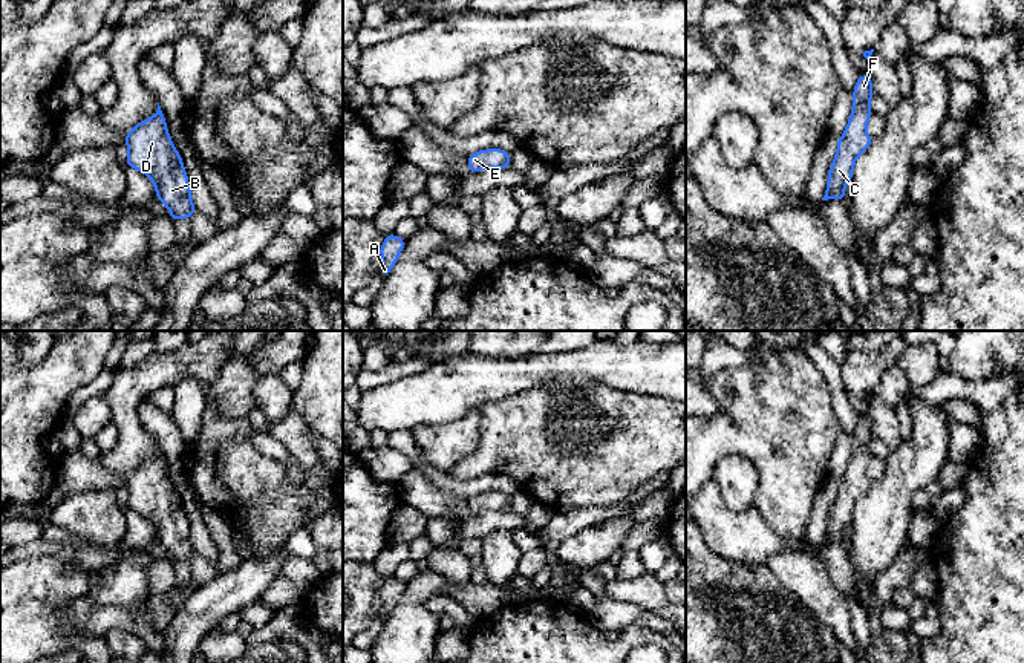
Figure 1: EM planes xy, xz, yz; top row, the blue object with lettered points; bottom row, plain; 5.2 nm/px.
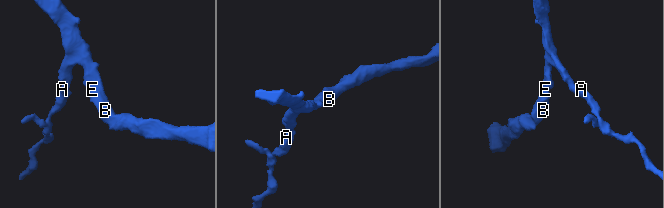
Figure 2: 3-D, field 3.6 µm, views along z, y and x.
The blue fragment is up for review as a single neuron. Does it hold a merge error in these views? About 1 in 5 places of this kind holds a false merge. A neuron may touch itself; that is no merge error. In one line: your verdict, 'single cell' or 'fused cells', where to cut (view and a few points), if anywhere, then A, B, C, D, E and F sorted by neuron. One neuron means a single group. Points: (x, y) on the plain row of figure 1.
single cell; cut none; groups A B C D E F

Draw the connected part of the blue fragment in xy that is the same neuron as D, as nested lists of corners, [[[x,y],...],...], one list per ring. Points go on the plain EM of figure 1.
[[[158,446],[156,456],[138,465],[126,479],[129,490],[126,508],[148,519],[156,531],[156,541],[170,554],[170,560],[190,562],[196,554],[191,545],[190,525],[174,492],[167,465]]]

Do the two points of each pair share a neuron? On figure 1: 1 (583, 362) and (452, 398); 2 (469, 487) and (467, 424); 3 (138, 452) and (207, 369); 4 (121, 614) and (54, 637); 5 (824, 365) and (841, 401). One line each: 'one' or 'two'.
1: one
2: two
3: one
4: one
5: one

